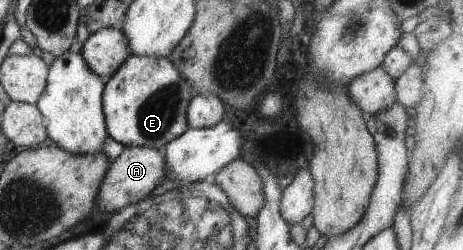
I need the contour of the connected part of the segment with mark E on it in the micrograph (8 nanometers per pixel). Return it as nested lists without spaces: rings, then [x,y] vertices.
[[[131,54],[126,62],[108,79],[103,92],[103,111],[109,135],[124,147],[150,147],[164,149],[186,129],[187,106],[194,96],[190,82],[180,74],[168,58],[154,58]]]

